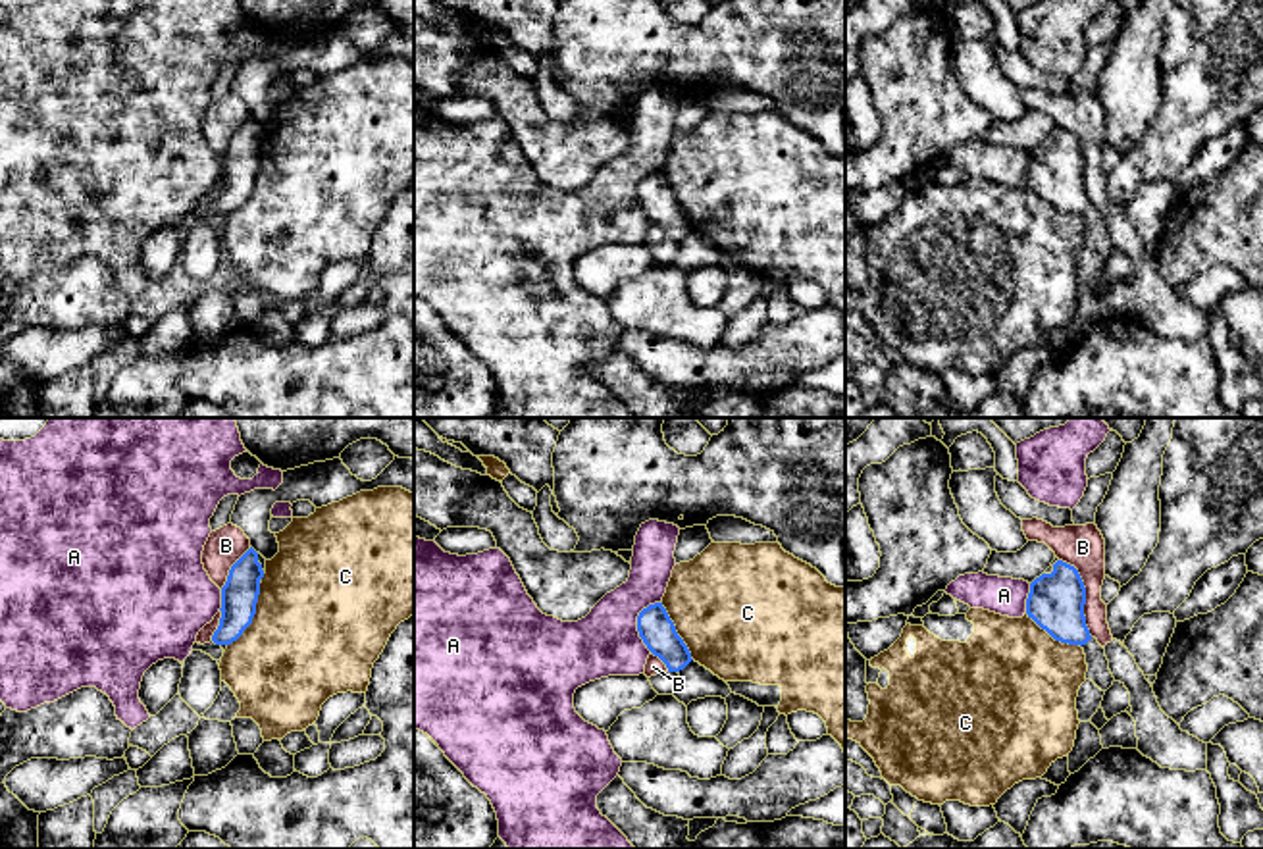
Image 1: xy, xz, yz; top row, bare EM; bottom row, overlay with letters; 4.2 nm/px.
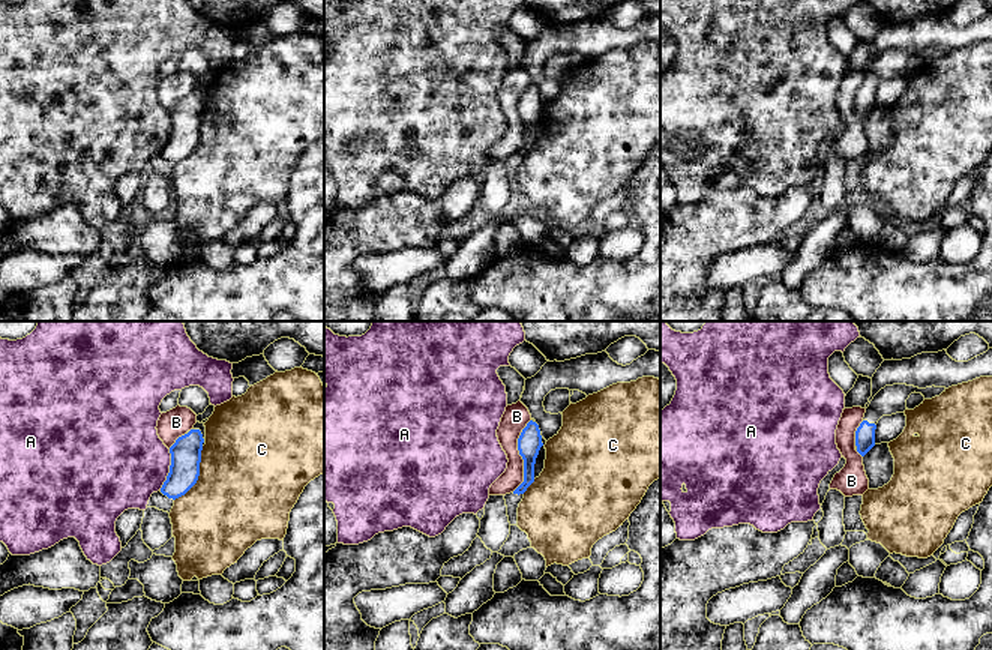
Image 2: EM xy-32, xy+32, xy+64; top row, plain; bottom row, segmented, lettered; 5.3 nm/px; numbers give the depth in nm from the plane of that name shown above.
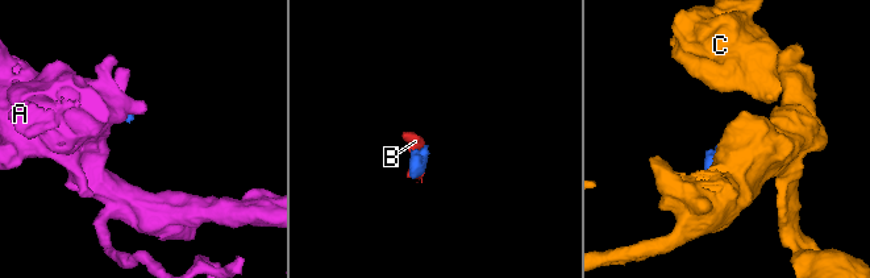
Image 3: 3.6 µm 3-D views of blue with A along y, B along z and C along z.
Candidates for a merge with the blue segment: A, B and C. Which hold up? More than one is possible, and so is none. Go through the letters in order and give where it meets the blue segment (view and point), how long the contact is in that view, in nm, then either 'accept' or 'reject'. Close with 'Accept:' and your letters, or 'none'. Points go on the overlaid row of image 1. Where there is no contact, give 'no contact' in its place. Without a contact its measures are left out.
A: xz (638, 622) | 220 nm | reject
B: yz (1084, 595) | 360 nm | reject
C: xy (253, 617) | 300 nm | reject
Accept: none

